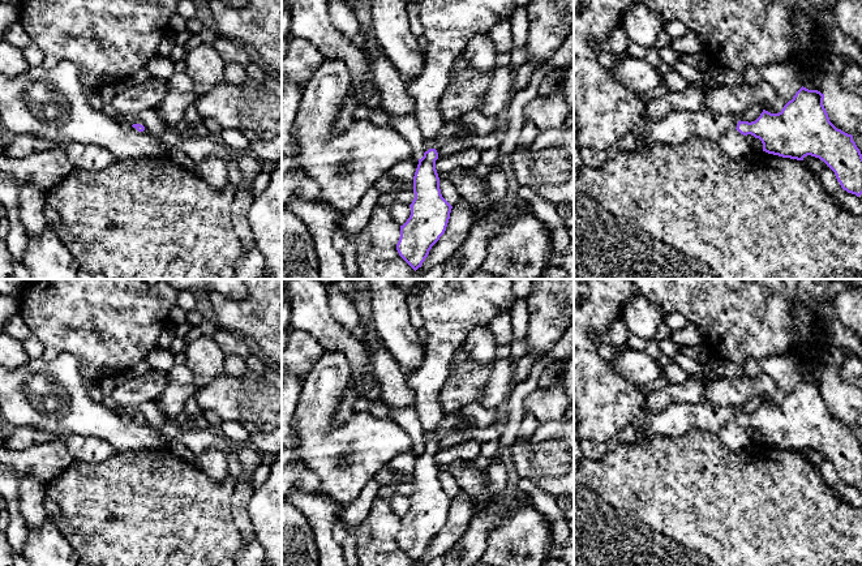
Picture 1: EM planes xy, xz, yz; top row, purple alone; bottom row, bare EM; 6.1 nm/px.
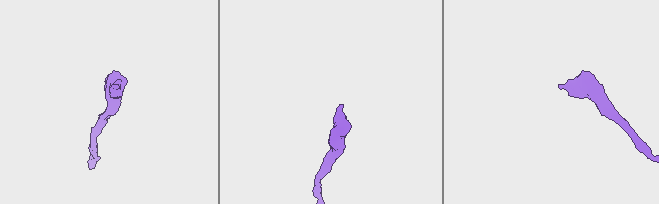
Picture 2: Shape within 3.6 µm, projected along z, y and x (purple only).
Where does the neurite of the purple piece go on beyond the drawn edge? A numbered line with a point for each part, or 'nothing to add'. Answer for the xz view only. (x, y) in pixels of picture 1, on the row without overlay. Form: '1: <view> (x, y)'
1: xz (451, 308)

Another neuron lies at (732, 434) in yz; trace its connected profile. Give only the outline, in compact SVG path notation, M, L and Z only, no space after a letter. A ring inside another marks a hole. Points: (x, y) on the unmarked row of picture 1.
M737 421L726 423L717 433L720 441L730 450L742 450L752 446L746 429L741 426Z

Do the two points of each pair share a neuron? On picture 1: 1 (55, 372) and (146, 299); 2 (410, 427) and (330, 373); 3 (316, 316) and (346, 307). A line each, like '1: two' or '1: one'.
1: two
2: two
3: two

